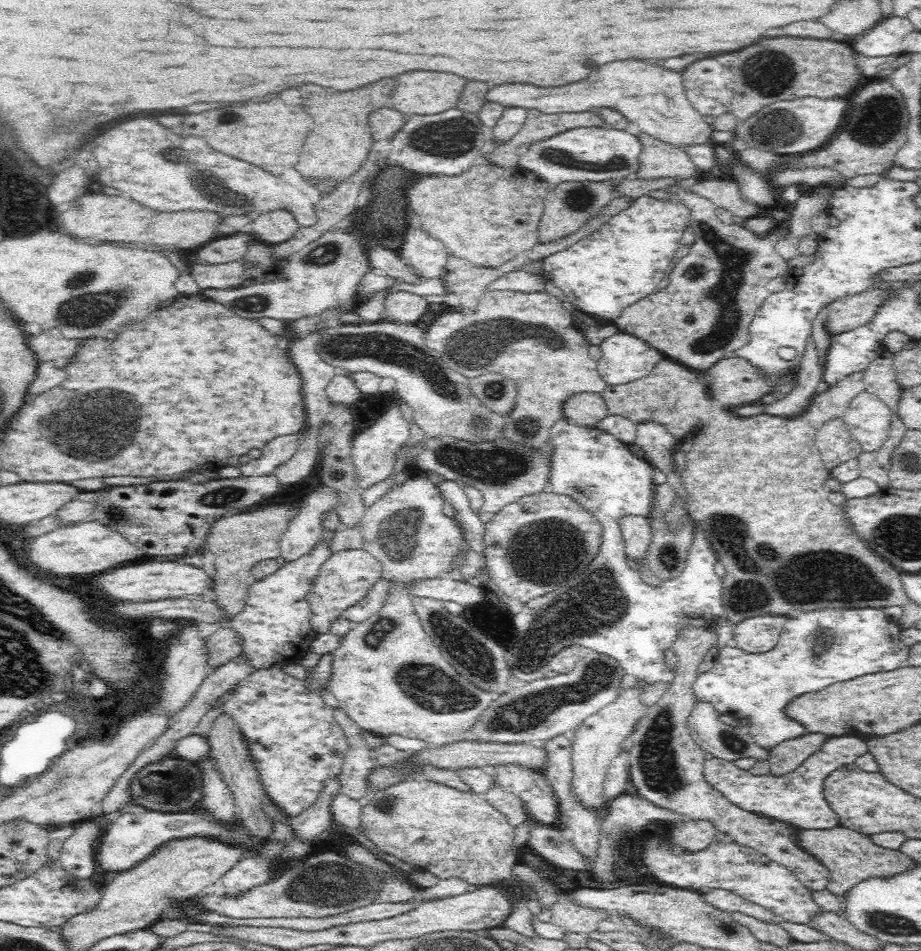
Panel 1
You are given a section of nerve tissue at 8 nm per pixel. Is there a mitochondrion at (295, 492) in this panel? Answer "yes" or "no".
no

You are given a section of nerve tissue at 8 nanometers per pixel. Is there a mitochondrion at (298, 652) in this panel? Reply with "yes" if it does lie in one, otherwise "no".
no

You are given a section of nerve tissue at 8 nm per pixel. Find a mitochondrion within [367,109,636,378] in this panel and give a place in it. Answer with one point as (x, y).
(477, 348)

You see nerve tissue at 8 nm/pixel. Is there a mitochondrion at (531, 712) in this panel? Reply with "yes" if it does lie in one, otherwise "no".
yes

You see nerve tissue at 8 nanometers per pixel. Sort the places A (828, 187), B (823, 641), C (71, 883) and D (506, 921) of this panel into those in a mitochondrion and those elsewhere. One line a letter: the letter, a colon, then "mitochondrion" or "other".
A: other
B: mitochondrion
C: other
D: other

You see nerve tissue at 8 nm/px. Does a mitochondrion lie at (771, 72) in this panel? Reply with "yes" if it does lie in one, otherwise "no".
yes

